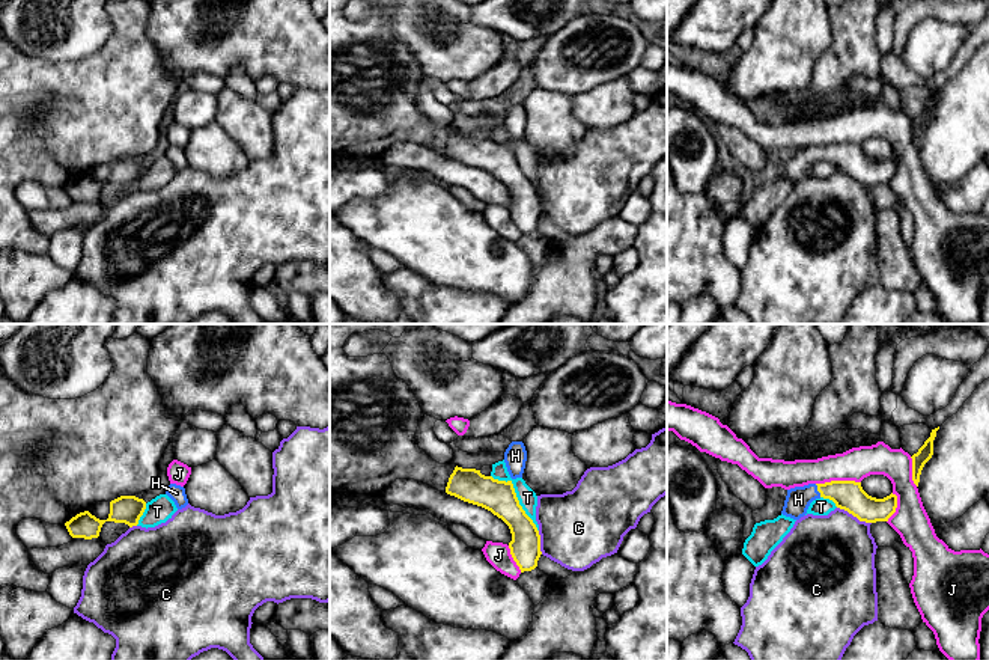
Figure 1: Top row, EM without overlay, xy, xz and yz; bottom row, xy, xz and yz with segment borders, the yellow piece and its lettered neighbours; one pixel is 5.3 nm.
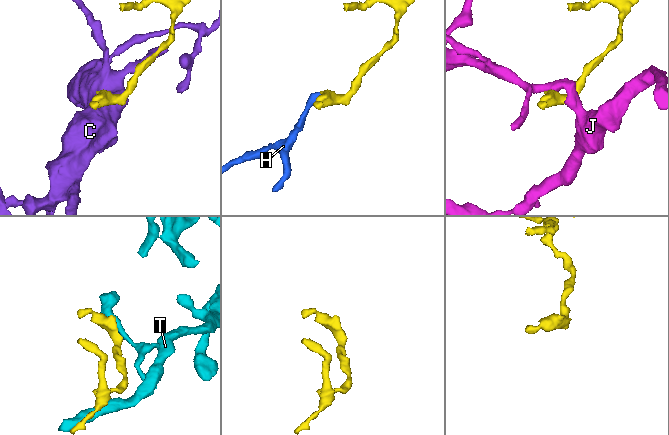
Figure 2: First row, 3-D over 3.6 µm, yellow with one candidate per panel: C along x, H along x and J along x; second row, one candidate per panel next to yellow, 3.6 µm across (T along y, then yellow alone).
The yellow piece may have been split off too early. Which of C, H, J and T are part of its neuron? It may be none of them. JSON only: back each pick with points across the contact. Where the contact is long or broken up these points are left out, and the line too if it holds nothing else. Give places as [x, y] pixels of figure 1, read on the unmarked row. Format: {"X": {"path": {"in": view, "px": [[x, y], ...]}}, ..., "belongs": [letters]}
{"H": {"path": {"in": "yz", "px": [[846, 157], [836, 152], [818, 152], [798, 161]]}}, "belongs": ["H"]}

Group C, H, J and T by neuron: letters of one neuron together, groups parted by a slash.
C / H / J / T

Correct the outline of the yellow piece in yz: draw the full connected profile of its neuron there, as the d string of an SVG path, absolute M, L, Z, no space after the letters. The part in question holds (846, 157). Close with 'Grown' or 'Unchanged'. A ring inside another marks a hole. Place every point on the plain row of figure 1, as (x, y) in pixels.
M831 143L787 152L781 176L799 182L807 176L810 166L820 160L832 163L837 170L866 185L888 184L897 170L897 158L893 155L876 161L863 152L861 145Z. Grown

